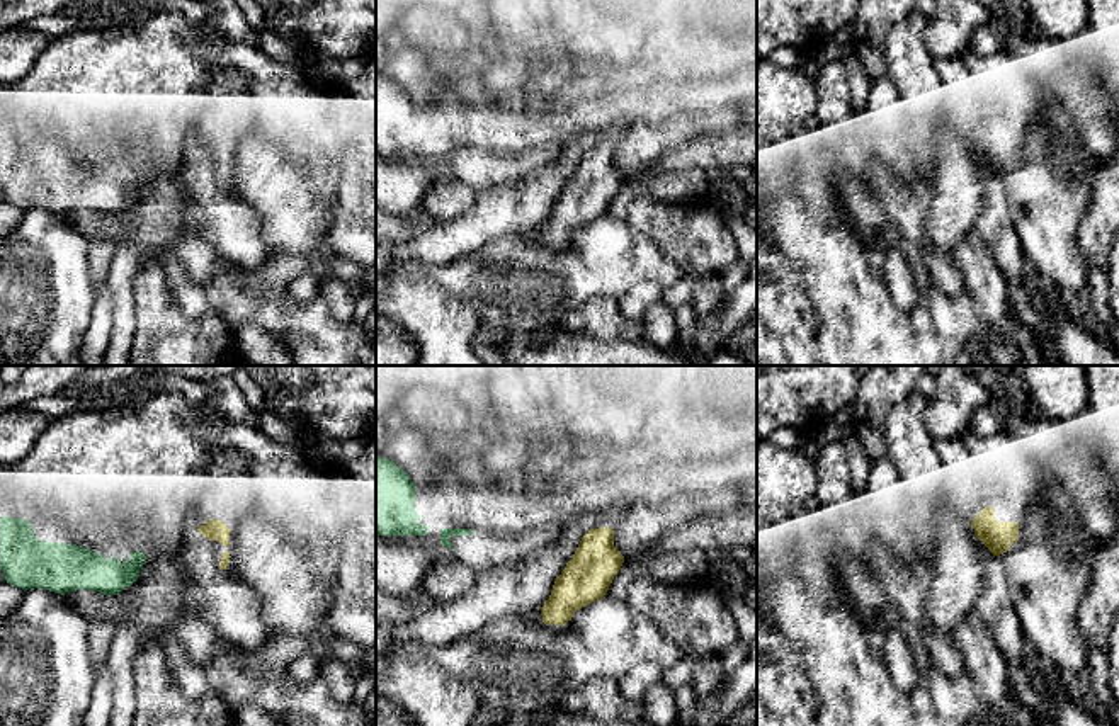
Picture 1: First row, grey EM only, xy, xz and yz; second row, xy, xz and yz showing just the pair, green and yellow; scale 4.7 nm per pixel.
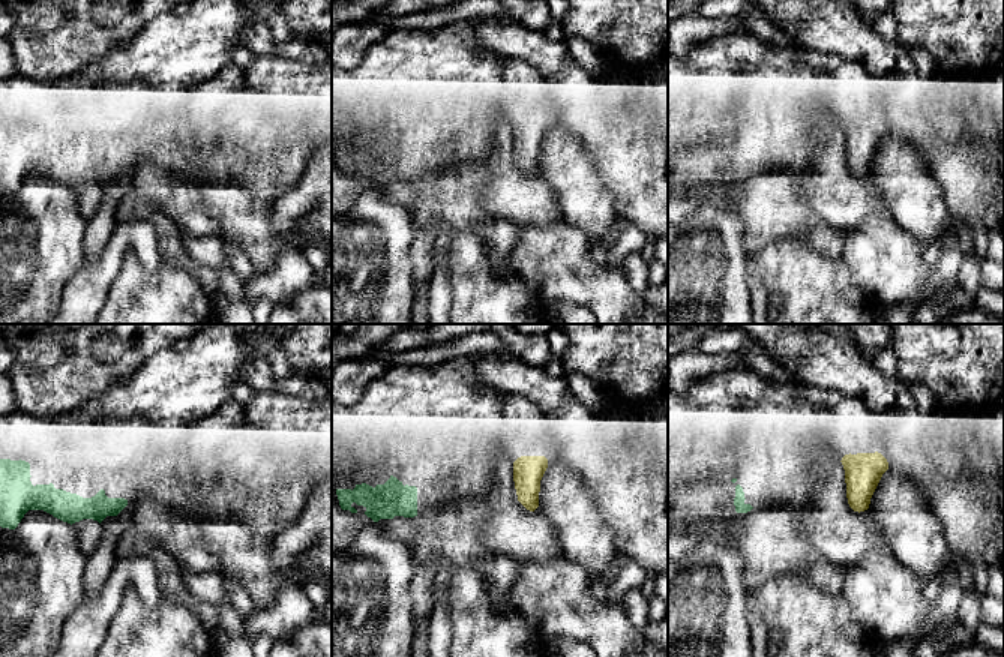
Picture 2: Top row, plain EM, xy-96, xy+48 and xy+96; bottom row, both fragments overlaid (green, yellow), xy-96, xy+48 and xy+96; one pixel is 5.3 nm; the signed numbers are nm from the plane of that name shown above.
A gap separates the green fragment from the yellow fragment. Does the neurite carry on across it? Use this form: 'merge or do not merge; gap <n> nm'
do not merge; gap 280 nm

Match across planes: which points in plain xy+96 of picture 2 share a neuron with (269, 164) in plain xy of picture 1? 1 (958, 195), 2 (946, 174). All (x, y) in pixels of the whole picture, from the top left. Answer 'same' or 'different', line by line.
1: different
2: different

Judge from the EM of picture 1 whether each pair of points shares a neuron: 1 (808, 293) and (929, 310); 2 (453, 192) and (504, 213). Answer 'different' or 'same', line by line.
1: same
2: different

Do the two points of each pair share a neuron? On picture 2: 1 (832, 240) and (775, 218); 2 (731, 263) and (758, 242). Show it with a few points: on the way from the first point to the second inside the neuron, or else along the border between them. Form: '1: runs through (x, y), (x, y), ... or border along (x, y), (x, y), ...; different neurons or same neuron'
1: runs through (818, 234), (808, 224), (788, 218); same neuron
2: border along (739, 216), (743, 224), (743, 251), (749, 258); different neurons

